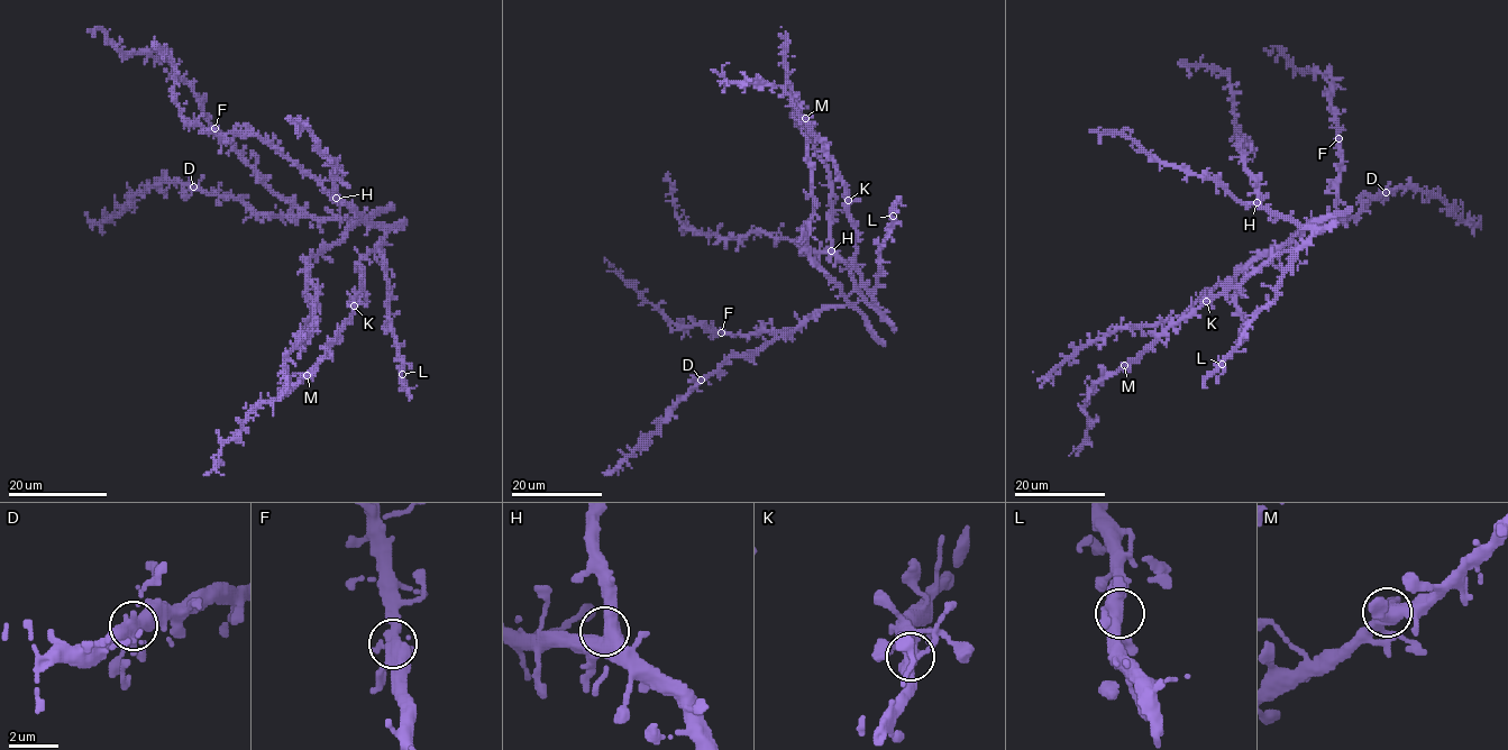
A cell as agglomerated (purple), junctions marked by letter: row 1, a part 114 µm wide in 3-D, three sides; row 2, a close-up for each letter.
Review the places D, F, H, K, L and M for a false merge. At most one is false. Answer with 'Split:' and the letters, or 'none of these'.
Split: none of these

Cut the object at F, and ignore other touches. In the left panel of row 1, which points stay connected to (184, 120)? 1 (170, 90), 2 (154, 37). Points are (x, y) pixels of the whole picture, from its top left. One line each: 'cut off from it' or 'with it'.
1: with it
2: with it

